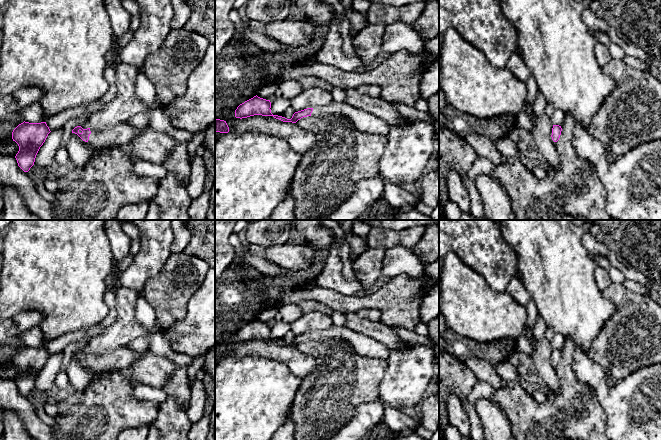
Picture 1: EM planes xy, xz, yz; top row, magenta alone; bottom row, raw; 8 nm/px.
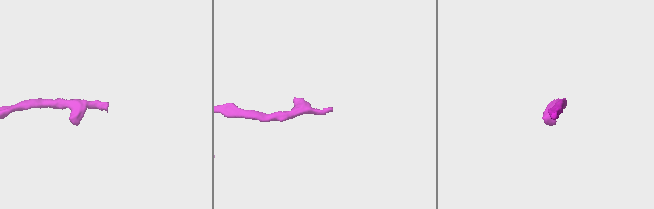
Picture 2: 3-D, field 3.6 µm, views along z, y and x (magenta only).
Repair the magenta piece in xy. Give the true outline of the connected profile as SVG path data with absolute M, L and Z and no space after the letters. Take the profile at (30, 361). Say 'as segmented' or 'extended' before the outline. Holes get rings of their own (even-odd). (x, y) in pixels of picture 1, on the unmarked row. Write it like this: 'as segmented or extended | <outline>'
as segmented | M24 345L13 354L12 363L19 370L15 382L18 390L24 396L28 396L34 389L36 379L50 356L46 346L29 347Z

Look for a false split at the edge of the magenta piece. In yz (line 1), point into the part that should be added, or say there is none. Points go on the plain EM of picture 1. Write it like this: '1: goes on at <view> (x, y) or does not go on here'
1: does not go on here

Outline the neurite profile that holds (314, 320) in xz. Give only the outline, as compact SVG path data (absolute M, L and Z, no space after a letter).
M311 311L304 314L291 324L291 330L295 336L313 332L315 330L327 330L334 326L330 315L319 311Z

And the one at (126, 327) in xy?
M118 286L116 288L115 308L117 318L115 322L92 339L81 349L83 353L112 352L127 346L132 340L145 336L147 330L135 316L135 304L140 296L136 290Z

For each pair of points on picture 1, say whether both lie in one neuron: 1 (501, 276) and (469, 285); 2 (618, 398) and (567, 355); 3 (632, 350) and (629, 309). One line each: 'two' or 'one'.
1: two
2: two
3: one

